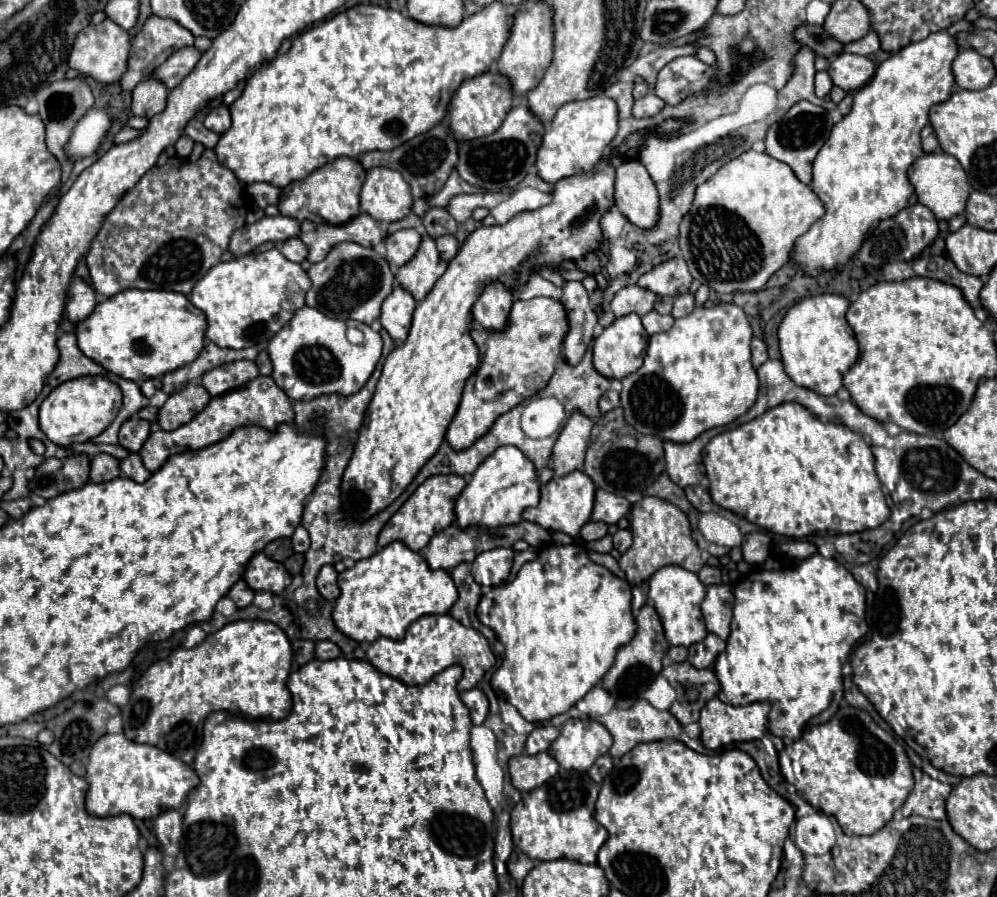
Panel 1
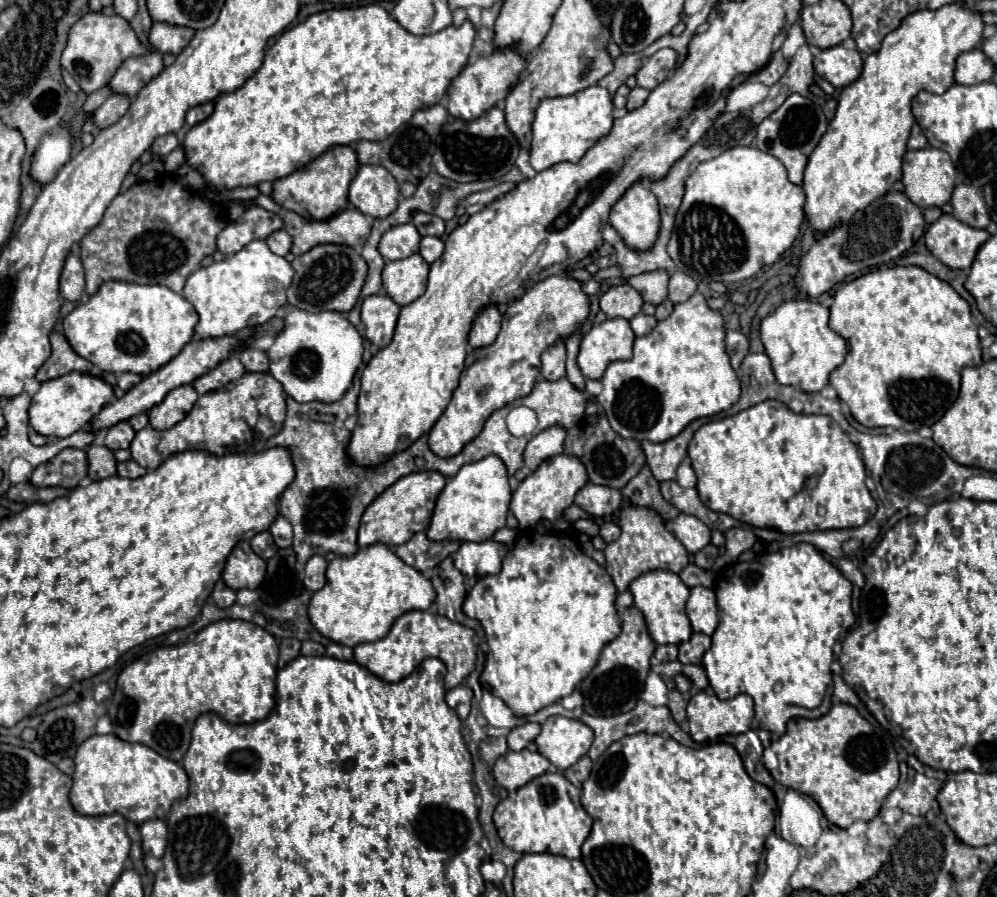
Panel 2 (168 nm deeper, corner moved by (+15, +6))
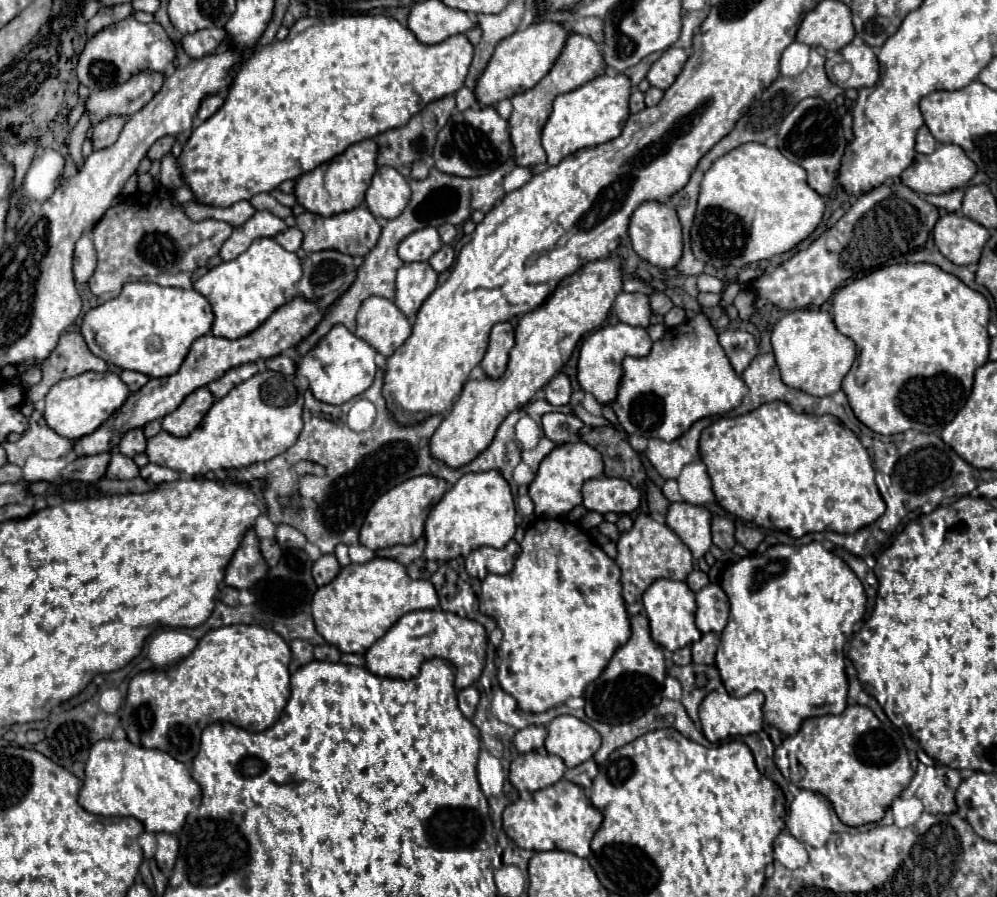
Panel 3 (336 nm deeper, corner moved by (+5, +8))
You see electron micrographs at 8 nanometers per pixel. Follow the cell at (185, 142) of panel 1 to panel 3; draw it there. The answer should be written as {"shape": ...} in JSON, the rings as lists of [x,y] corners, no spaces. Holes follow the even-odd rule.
{"shape":[[[162,137],[162,139],[158,139],[150,149],[148,149],[148,153],[146,153],[146,157],[150,159],[150,161],[156,161],[156,159],[162,159],[166,153],[170,153],[170,149],[172,149],[172,145],[174,145],[174,137]]]}

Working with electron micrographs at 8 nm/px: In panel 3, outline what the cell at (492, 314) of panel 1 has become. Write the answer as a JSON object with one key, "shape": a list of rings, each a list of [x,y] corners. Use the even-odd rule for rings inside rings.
{"shape":[[[510,323],[494,325],[490,333],[490,345],[482,359],[482,369],[490,379],[498,379],[508,367],[508,353],[514,347],[514,329]]]}

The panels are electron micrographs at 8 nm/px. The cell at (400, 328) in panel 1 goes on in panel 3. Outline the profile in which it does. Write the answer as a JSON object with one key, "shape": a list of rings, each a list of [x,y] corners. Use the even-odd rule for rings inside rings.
{"shape":[[[370,297],[362,303],[356,335],[384,357],[390,357],[410,333],[410,321],[390,299]]]}

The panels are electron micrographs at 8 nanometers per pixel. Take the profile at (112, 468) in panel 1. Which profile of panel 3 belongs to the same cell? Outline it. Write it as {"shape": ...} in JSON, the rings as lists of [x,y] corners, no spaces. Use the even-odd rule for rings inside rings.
{"shape":[[[114,453],[106,471],[106,479],[134,479],[138,477],[138,471],[140,471],[138,465],[130,457]]]}

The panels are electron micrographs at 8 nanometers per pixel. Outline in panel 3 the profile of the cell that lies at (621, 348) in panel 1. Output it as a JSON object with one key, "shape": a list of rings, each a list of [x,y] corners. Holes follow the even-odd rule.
{"shape":[[[618,323],[618,325],[606,325],[606,327],[596,329],[580,345],[578,377],[576,377],[580,389],[584,393],[594,395],[600,405],[612,405],[618,395],[618,387],[620,387],[620,379],[622,379],[622,359],[628,355],[644,357],[650,353],[650,349],[652,349],[652,339],[648,337],[646,329],[642,329],[642,327]]]}

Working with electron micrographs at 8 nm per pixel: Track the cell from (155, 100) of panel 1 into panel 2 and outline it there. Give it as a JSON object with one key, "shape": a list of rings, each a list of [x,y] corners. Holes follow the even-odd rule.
{"shape":[[[112,93],[94,113],[94,123],[98,127],[110,127],[112,123],[116,123],[128,109],[130,109],[132,97],[122,95],[122,93]]]}

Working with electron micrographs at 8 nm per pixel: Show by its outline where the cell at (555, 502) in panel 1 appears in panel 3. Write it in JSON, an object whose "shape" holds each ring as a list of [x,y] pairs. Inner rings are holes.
{"shape":[[[576,441],[576,443],[566,443],[554,447],[546,459],[542,459],[538,473],[528,489],[530,499],[534,501],[536,515],[548,517],[548,519],[564,519],[576,505],[582,503],[582,485],[588,479],[596,479],[604,475],[604,465],[602,465],[602,455],[594,451],[588,443]]]}

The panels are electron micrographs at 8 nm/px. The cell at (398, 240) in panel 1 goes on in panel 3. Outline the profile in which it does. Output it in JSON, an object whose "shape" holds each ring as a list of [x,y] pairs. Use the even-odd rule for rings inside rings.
{"shape":[[[424,227],[410,233],[398,247],[398,255],[404,263],[428,261],[442,247],[442,239],[434,227]]]}

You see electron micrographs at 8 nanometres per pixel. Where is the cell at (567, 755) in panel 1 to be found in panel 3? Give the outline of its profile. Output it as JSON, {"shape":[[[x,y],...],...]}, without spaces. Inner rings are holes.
{"shape":[[[560,715],[550,721],[544,747],[548,755],[558,755],[566,767],[576,767],[592,759],[600,747],[600,735],[584,721]]]}

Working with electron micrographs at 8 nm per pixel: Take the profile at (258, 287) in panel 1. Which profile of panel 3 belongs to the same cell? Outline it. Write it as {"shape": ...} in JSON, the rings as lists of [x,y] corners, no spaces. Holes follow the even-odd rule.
{"shape":[[[256,239],[240,257],[224,261],[202,275],[194,283],[194,289],[212,305],[212,333],[226,339],[240,339],[258,329],[280,305],[298,295],[296,283],[300,277],[302,269],[296,253],[286,251],[274,239]]]}

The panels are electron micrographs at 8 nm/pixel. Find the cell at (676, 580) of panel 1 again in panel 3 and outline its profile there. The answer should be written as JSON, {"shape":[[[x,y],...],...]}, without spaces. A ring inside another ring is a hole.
{"shape":[[[658,579],[654,581],[644,597],[642,597],[648,621],[650,621],[650,629],[652,629],[652,639],[662,645],[666,651],[676,651],[682,649],[686,645],[696,643],[702,633],[694,623],[694,613],[696,613],[696,599],[694,593],[690,591],[690,587],[684,581],[670,581],[670,579]]]}

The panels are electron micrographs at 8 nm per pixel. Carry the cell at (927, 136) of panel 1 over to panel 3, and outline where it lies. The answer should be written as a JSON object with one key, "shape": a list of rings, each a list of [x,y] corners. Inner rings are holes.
{"shape":[[[920,127],[918,129],[918,137],[916,137],[916,151],[928,155],[934,149],[936,149],[936,141],[934,141],[932,133],[928,131],[928,127]]]}

